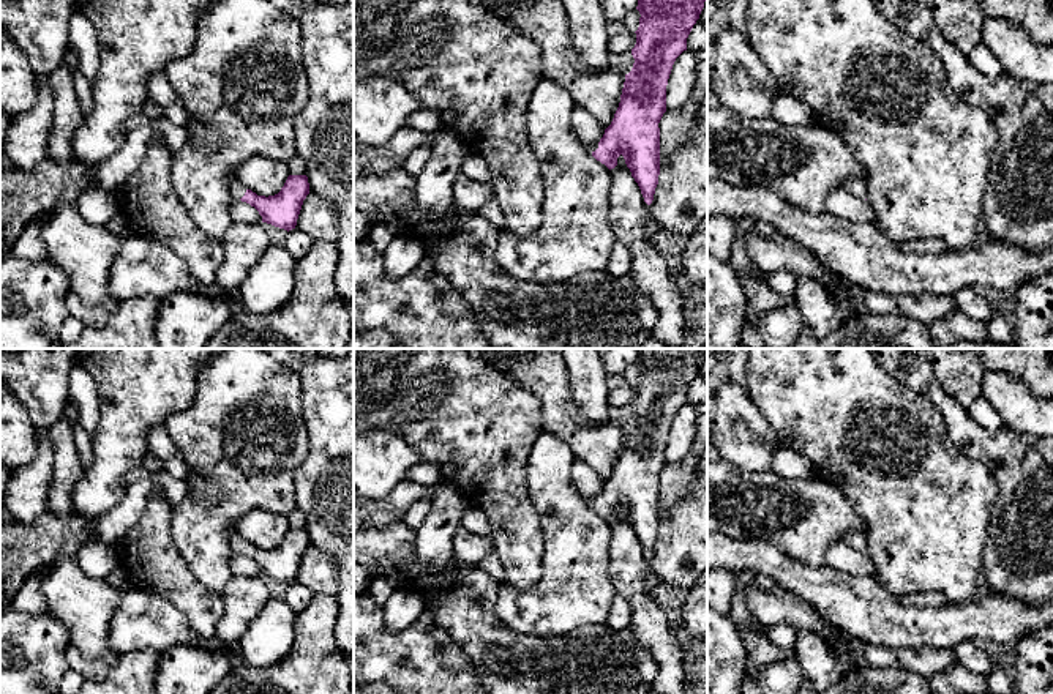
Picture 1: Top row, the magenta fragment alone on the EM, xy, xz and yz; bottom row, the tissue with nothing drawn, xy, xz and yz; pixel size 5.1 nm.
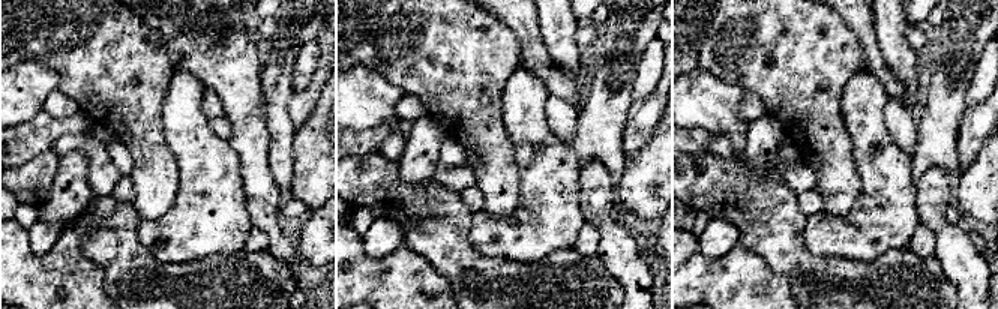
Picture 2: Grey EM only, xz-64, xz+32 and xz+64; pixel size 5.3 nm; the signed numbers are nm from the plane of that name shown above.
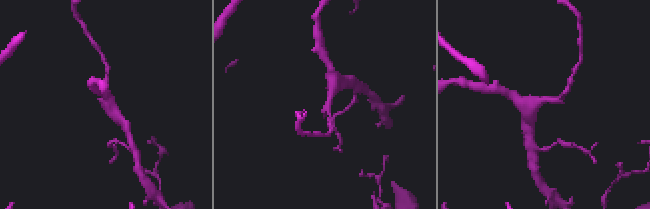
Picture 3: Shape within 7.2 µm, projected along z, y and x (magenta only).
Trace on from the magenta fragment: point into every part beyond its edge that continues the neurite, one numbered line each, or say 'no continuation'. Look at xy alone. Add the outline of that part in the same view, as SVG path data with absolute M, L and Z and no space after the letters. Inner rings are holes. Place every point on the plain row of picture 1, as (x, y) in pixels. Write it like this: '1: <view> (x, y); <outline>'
1: xy (237, 543); M232 528L229 532L229 544L234 554L240 554L245 549L246 541L240 536L240 533L235 528Z

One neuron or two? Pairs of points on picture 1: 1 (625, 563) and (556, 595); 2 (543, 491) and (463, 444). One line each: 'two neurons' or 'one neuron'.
1: two neurons
2: two neurons

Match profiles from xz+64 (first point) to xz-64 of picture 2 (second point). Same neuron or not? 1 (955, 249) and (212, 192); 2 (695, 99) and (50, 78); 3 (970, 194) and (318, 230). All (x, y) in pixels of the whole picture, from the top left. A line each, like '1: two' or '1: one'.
1: two
2: one
3: two

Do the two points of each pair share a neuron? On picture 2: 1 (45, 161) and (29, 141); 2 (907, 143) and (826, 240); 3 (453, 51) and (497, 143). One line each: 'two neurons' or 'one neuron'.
1: two neurons
2: two neurons
3: one neuron

